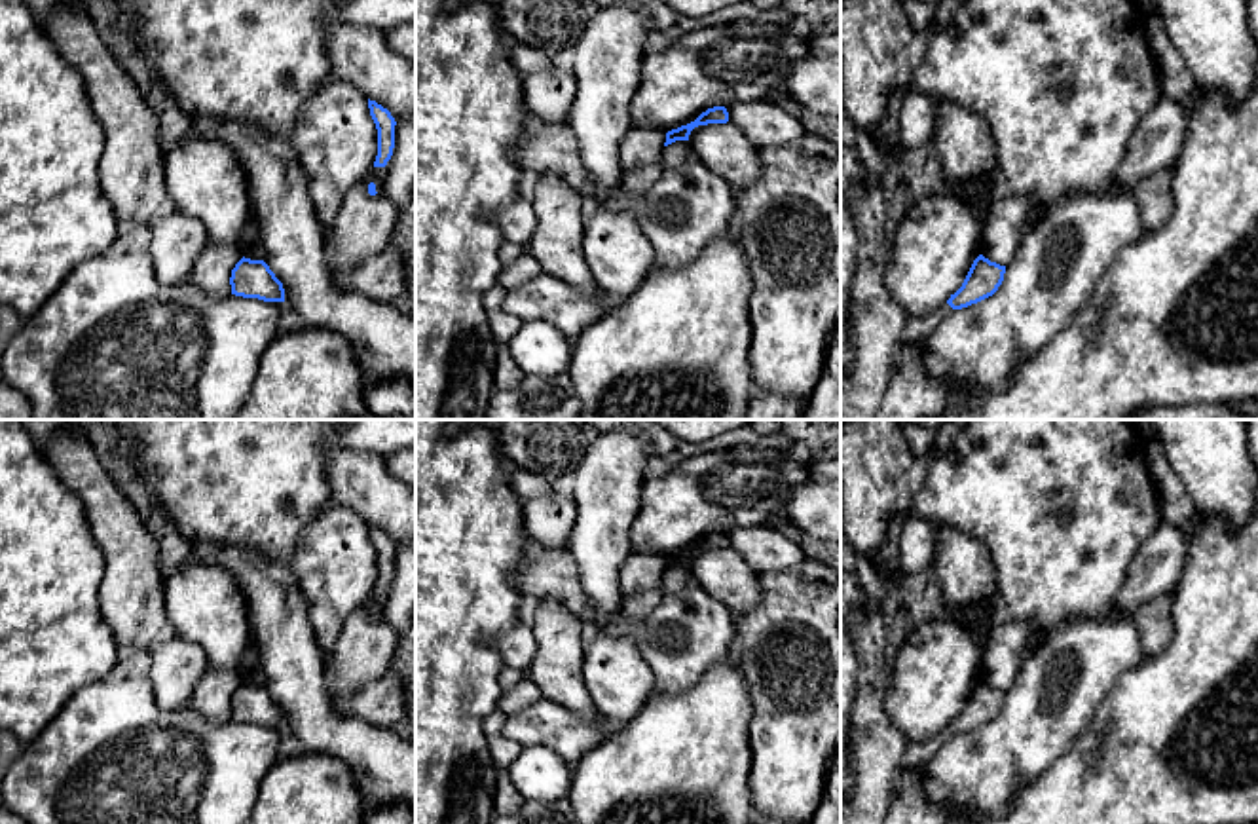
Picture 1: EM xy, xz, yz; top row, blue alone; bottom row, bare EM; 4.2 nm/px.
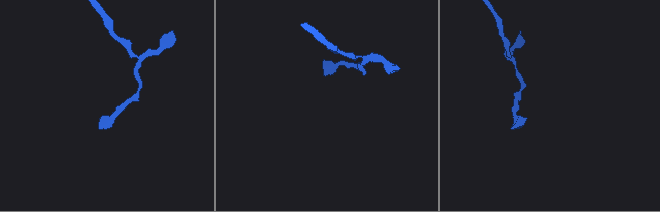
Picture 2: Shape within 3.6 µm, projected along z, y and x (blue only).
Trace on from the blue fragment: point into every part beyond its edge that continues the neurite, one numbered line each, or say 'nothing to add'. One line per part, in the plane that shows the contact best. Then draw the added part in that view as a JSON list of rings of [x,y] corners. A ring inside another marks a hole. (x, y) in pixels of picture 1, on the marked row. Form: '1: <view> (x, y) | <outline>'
1: xz (617, 253) | [[[675,140],[662,148],[660,158],[647,167],[624,171],[624,207],[600,207],[586,215],[583,256],[600,290],[617,296],[634,292],[655,268],[655,254],[641,232],[634,203],[662,175],[693,158],[689,140]]]

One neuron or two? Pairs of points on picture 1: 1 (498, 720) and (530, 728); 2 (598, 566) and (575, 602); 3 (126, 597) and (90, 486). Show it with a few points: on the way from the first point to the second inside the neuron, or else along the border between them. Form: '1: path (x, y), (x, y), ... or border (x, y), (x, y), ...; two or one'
1: border (507, 716), (505, 733), (522, 747); two
2: border (566, 547), (585, 597), (602, 612), (621, 606); two
3: path (126, 570), (126, 542), (109, 513); one

